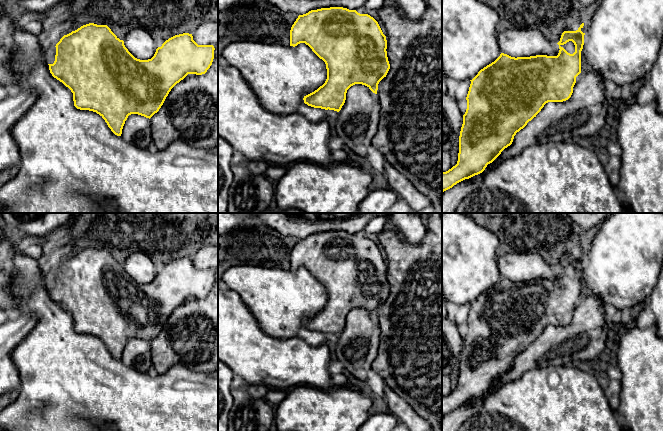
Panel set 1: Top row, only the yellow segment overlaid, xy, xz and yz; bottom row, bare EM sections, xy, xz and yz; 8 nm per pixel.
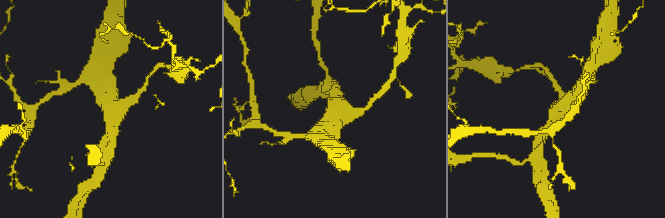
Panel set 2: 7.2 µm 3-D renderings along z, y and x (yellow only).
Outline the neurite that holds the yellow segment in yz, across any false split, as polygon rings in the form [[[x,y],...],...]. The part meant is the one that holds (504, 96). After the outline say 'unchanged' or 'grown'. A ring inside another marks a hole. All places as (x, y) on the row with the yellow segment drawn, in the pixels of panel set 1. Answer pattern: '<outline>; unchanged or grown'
[[[584,23],[576,31],[564,31],[561,35],[559,53],[557,56],[536,55],[530,57],[511,57],[501,53],[491,64],[481,69],[472,79],[466,97],[467,109],[463,115],[463,124],[459,136],[458,161],[455,166],[442,172],[442,193],[457,183],[482,173],[488,164],[492,163],[501,152],[510,146],[517,132],[523,129],[541,111],[548,102],[563,102],[568,100],[576,83],[576,77],[581,73],[581,51],[584,45],[584,35],[581,31]],[[572,41],[575,52],[568,53],[562,46]]]; unchanged

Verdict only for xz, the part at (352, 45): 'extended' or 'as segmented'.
as segmented

